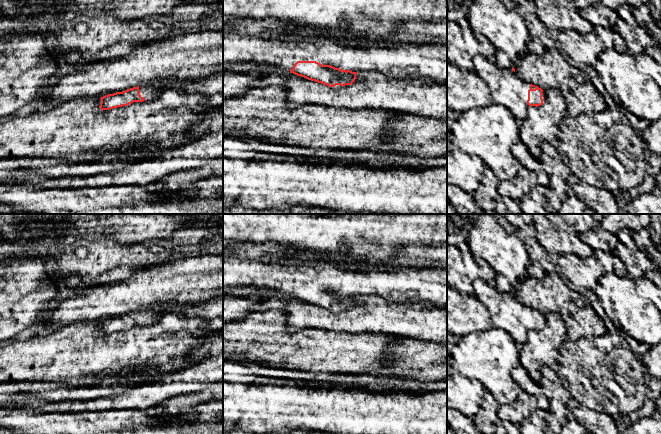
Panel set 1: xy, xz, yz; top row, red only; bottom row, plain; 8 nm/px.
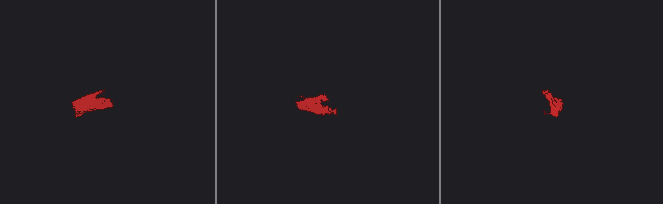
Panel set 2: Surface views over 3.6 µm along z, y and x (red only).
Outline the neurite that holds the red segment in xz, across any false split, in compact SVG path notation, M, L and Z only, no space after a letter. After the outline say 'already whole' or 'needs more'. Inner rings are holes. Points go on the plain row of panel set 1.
M223 255L223 288L253 287L289 294L297 300L329 311L351 309L357 297L383 298L390 302L419 302L447 307L447 270L395 268L390 271L375 267L357 271L333 262L314 259L290 259L283 262L241 260Z | needs more

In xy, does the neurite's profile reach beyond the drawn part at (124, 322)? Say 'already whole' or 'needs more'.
needs more

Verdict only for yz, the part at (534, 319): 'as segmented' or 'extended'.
extended

